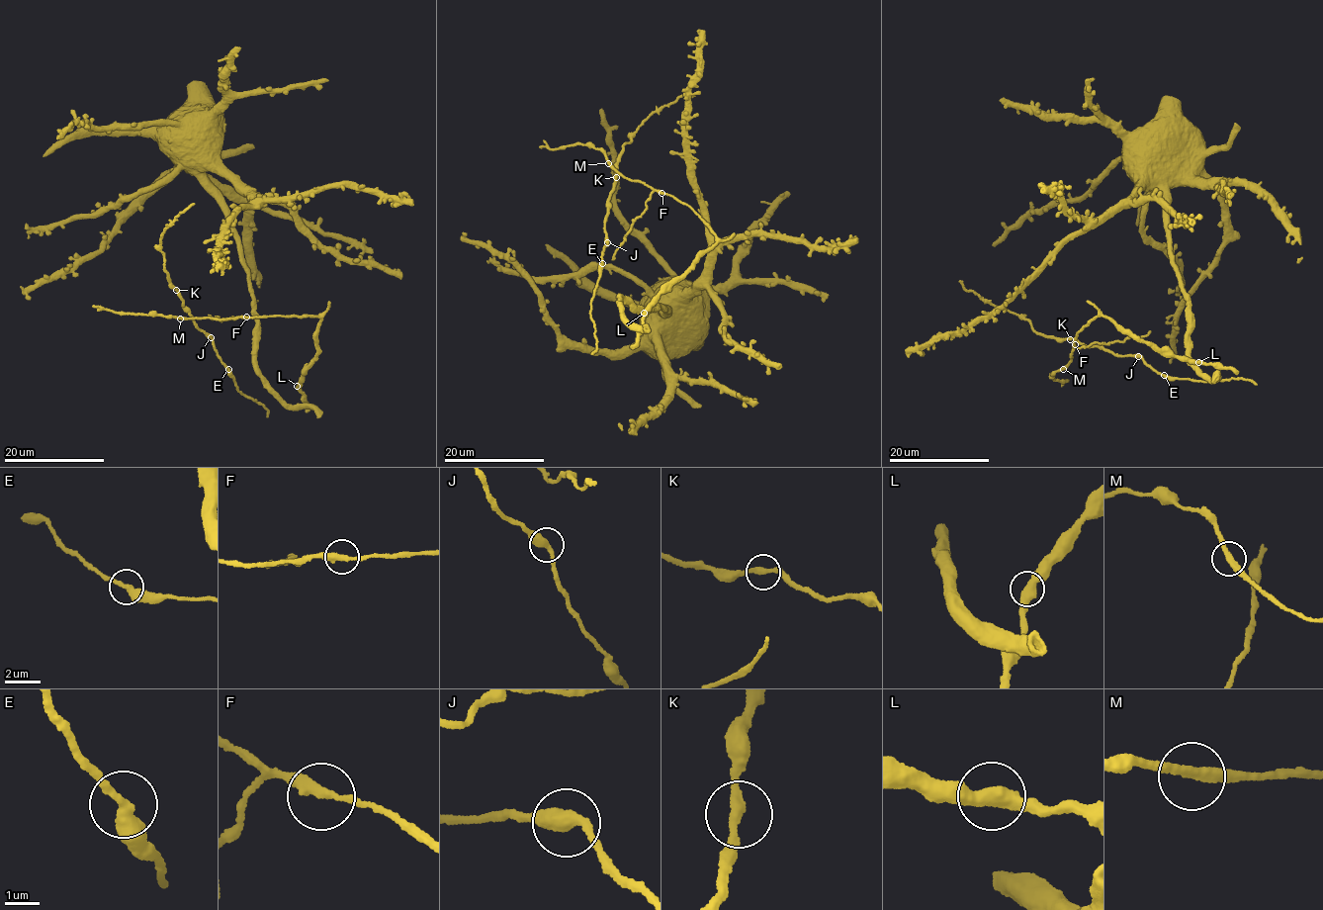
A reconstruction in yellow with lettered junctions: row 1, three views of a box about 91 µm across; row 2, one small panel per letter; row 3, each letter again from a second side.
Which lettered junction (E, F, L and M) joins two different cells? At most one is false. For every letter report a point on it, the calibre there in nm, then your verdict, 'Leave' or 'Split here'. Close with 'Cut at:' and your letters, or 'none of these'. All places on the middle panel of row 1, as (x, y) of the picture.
E: Place: (602, 263). Thickness 360 nm. Leave
F: Place: (661, 193). Thickness 300 nm. Leave
L: Place: (644, 313). Thickness 480 nm. Leave
M: Place: (608, 163). Thickness 280 nm. Leave
Cut at: none of these

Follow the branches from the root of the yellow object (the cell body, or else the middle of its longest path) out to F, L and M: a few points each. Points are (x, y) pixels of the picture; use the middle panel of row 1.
F: (698, 334), (679, 313), (618, 303), (637, 329), (653, 299), (716, 242), (661, 193)
L: (698, 334), (703, 328), (679, 313), (656, 305), (642, 311), (618, 299), (622, 315), (637, 329), (644, 313)
M: (698, 334), (679, 313), (618, 299), (637, 329), (715, 233), (608, 163)

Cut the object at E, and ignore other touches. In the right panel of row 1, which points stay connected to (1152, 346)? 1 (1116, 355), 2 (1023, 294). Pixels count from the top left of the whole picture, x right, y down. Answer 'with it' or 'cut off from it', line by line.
1: cut off from it
2: with it

